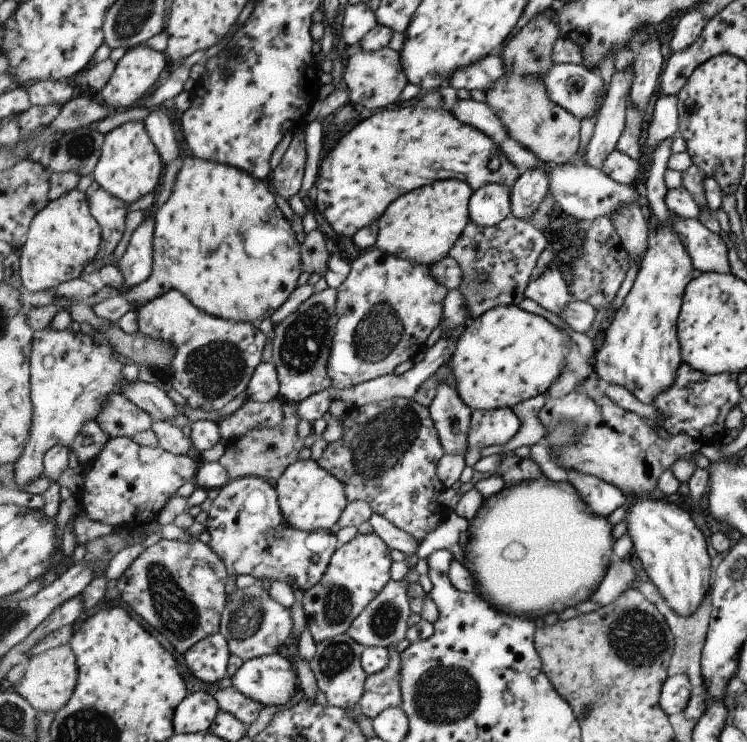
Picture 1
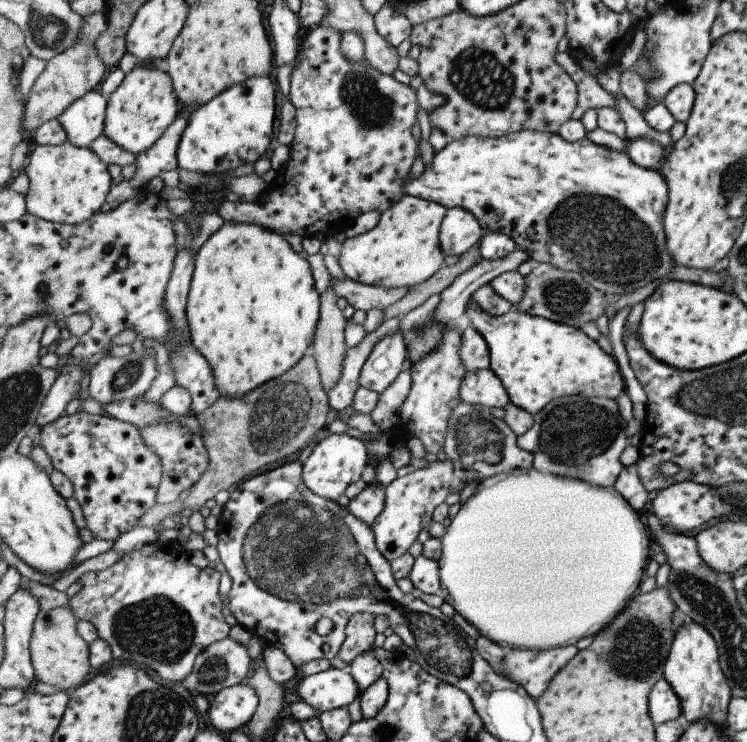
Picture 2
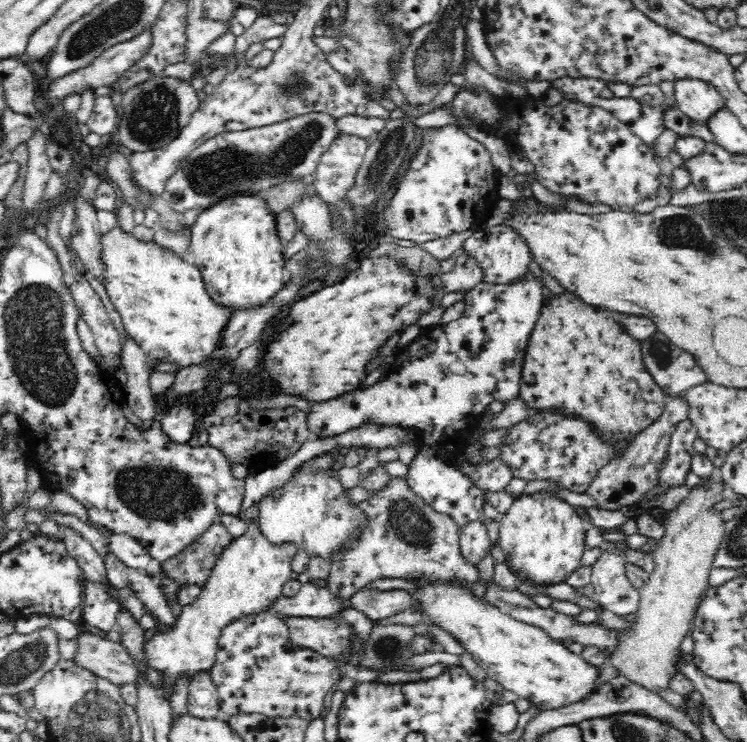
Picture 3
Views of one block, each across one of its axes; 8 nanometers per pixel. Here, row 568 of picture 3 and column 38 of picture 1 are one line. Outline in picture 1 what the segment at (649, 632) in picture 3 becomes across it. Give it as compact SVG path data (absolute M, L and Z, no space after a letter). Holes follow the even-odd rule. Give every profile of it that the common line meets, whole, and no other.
M65 643L58 647L45 648L43 652L29 658L25 676L16 689L33 705L33 708L39 712L51 712L55 716L72 699L79 675L76 652L69 643Z

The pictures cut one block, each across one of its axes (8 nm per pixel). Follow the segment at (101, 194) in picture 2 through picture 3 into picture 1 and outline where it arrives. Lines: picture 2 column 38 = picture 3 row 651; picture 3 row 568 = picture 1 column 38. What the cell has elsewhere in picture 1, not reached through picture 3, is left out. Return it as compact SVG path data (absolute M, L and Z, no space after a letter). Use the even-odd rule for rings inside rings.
M72 190L49 202L33 217L20 256L21 280L31 292L53 290L64 282L78 279L83 268L98 258L103 243L102 228L93 216L88 198L87 191Z

